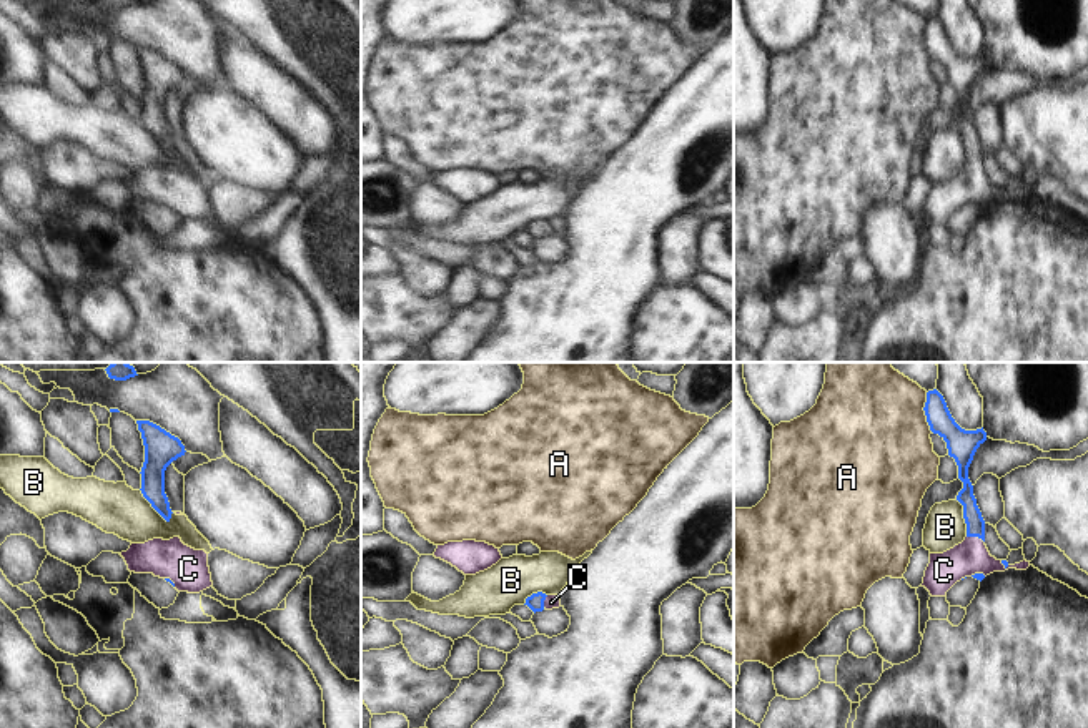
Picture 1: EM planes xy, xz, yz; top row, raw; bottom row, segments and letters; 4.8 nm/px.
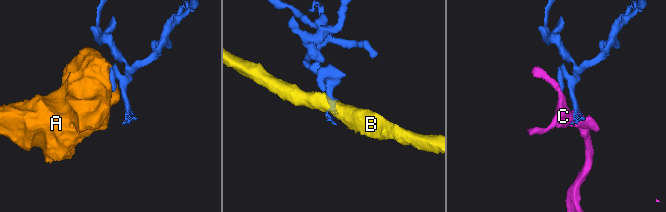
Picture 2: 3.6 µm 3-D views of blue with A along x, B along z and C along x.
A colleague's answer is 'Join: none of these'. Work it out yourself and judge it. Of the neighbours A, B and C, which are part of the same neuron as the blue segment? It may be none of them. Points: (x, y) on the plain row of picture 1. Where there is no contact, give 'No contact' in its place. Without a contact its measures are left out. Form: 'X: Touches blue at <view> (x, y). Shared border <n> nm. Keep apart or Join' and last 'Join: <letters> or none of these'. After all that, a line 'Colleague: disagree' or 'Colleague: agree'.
A: Touches blue at yz (925, 40). Shared border 190 nm. Keep apart
B: Touches blue at xy (152, 133). Shared border 220 nm. Keep apart
C: Touches blue at yz (975, 163). Shared border 90 nm. Join
Join: C.
Colleague: disagree

